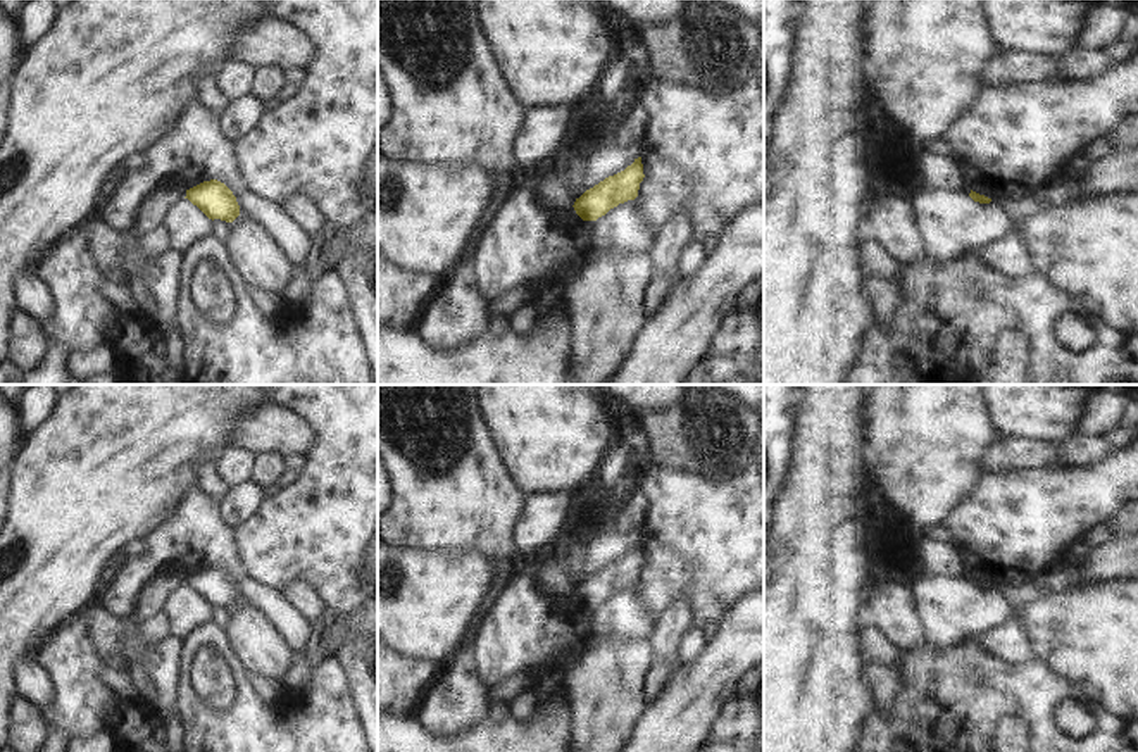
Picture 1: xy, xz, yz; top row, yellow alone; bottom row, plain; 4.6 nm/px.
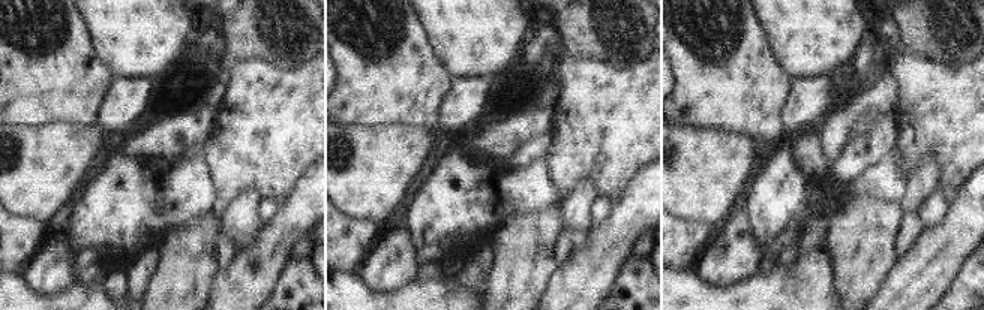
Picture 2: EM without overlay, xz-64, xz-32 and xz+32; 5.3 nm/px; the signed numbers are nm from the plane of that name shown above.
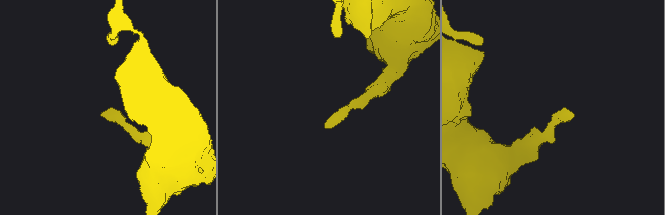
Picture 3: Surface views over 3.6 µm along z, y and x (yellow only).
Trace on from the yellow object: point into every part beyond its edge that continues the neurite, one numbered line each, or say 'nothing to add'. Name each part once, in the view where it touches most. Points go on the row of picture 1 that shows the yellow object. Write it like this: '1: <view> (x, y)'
nothing to add

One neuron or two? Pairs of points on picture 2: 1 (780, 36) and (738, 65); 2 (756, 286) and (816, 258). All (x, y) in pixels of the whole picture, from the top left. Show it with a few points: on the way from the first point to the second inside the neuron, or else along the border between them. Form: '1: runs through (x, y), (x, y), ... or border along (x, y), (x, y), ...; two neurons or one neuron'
1: border along (753, 15), (765, 36), (773, 59), (788, 74); two neurons
2: runs through (771, 286), (788, 286), (801, 273); one neuron

